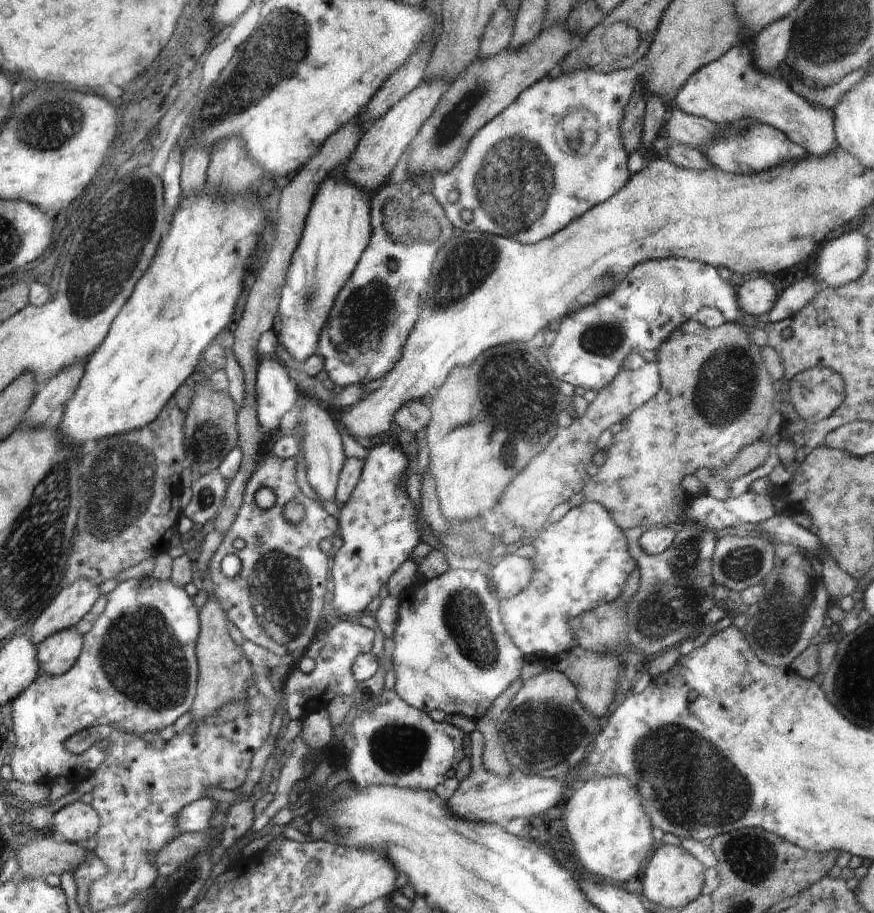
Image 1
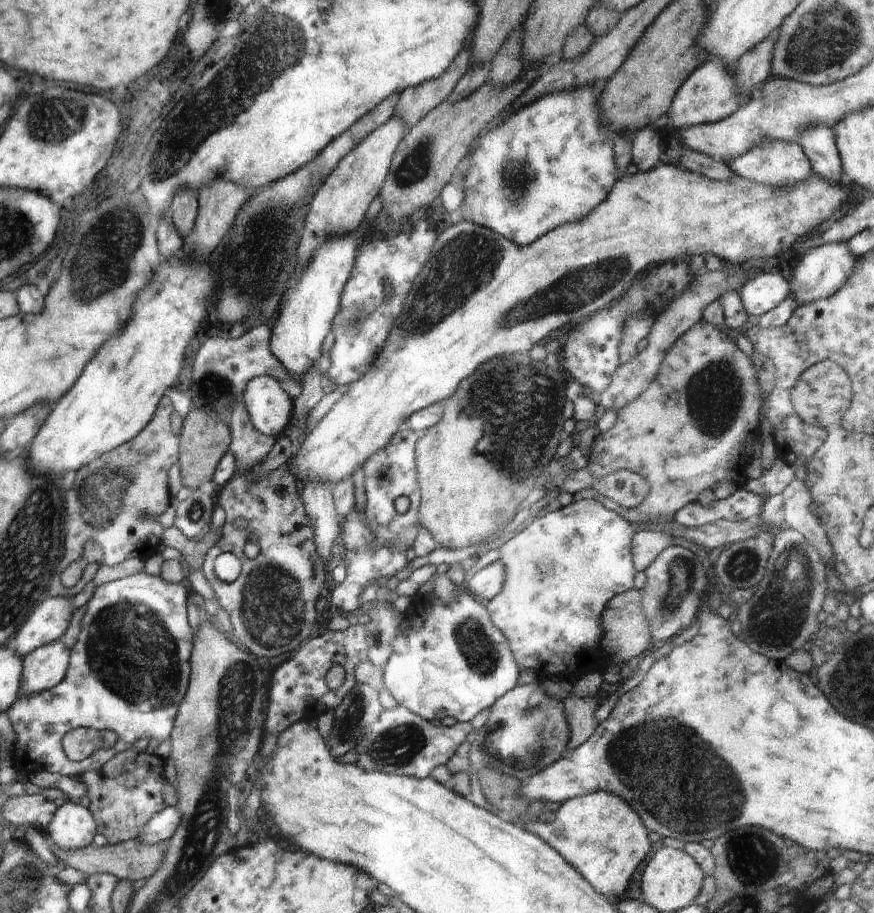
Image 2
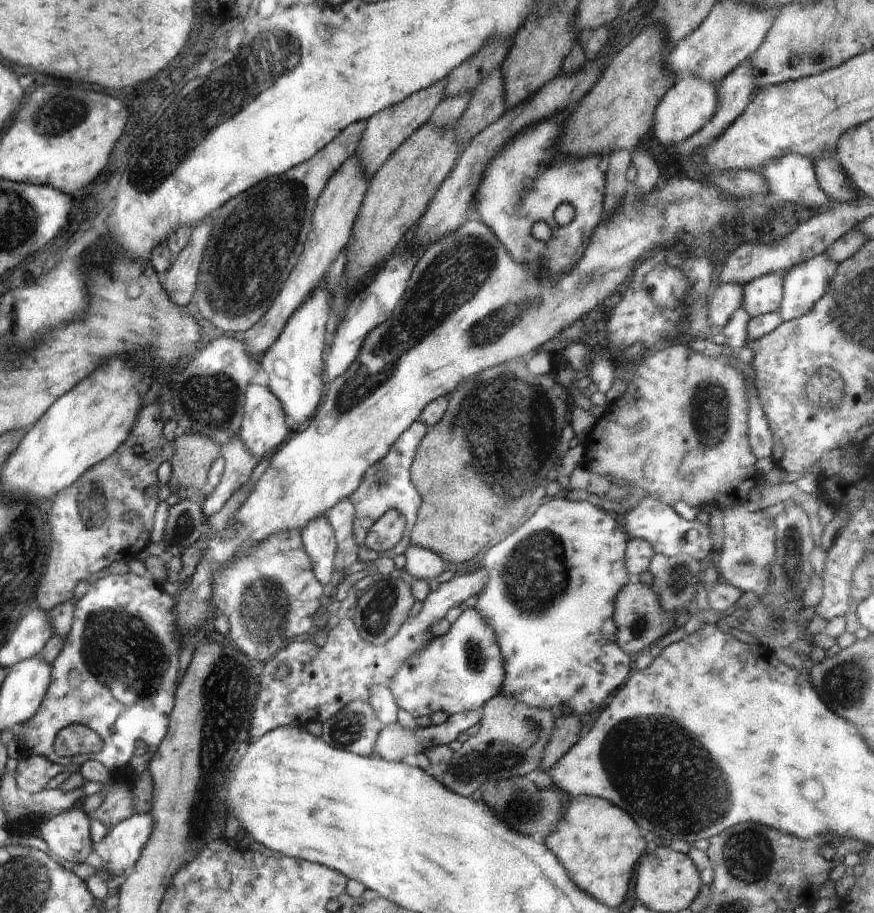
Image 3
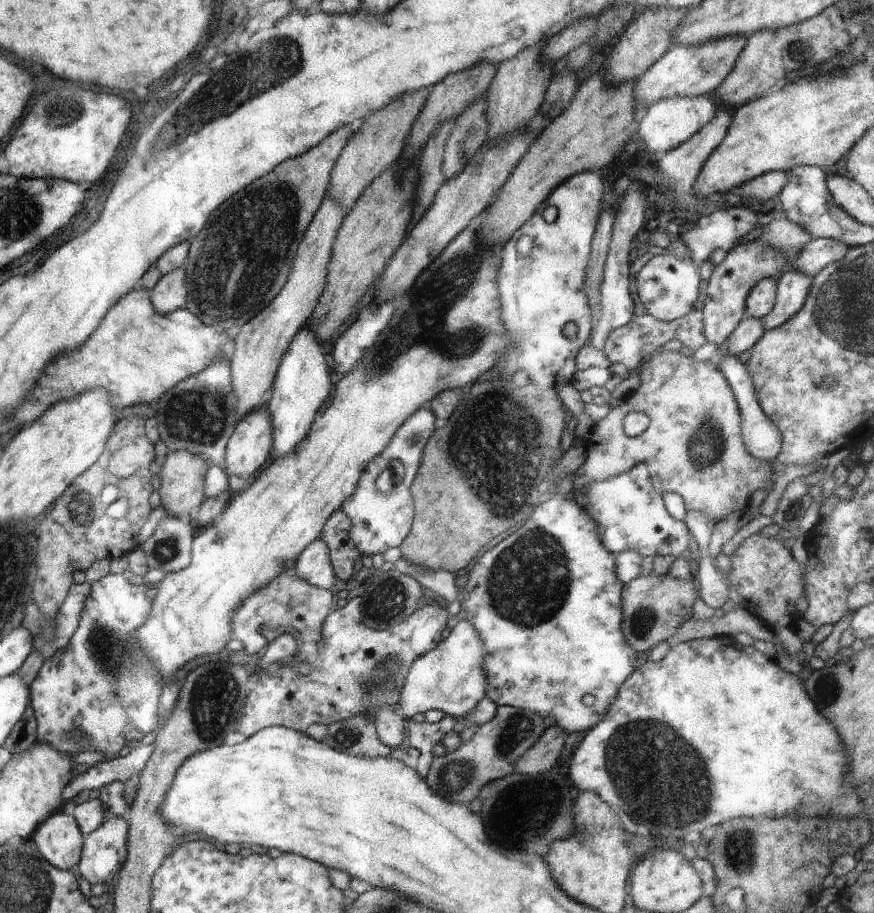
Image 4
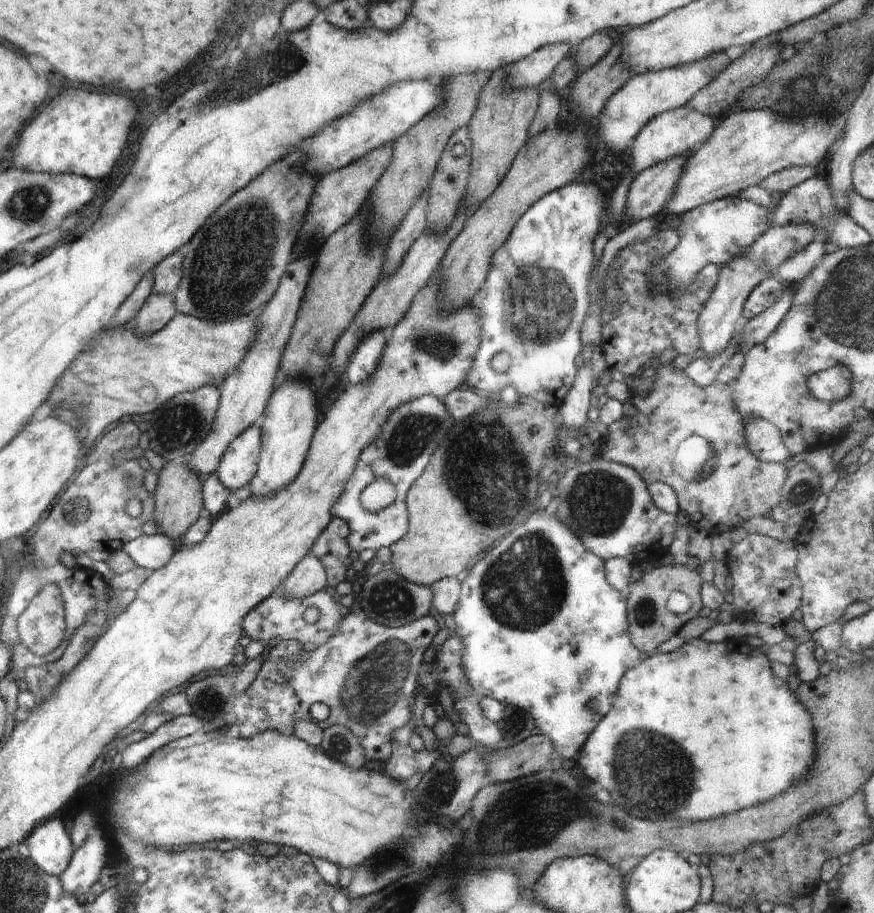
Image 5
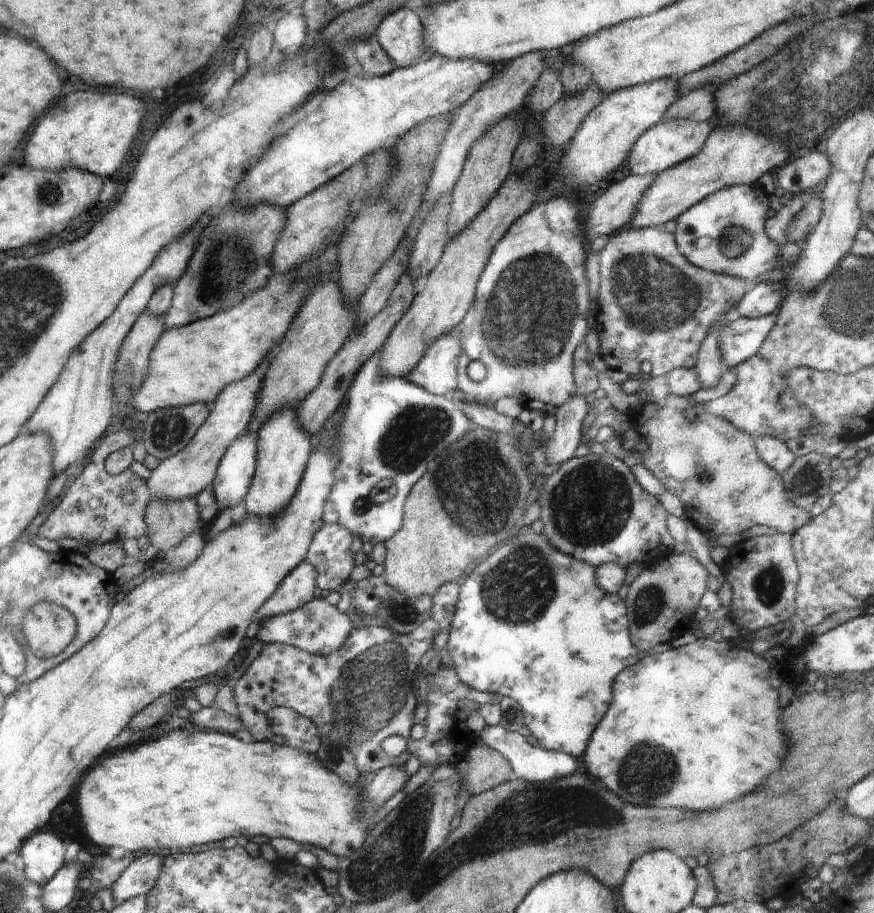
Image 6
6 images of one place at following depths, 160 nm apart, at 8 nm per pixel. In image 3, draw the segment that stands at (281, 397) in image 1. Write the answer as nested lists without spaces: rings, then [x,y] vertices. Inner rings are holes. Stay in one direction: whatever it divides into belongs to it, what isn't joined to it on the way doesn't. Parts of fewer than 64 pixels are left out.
[[[249,384],[245,392],[245,399],[241,411],[243,419],[239,433],[241,441],[250,449],[250,454],[260,459],[268,457],[280,447],[290,433],[292,426],[288,421],[287,414],[275,394],[268,386]]]

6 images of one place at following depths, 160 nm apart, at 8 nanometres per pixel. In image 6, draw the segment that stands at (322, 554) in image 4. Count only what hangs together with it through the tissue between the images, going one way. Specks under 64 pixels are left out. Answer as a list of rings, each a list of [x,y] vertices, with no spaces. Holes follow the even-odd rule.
[[[302,561],[278,585],[276,592],[256,611],[245,637],[257,636],[263,622],[306,606],[314,598],[317,572],[313,564]]]

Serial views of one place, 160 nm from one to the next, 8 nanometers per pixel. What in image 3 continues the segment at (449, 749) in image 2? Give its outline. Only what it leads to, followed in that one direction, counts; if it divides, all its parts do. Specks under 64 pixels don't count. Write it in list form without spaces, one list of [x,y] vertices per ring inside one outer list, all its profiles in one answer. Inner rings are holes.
[[[466,711],[463,713],[454,713],[449,715],[446,722],[439,725],[430,725],[429,727],[419,727],[416,725],[414,728],[406,728],[398,721],[382,727],[381,731],[377,734],[375,743],[373,744],[372,756],[386,759],[387,761],[394,761],[395,763],[410,762],[414,763],[418,754],[427,754],[432,746],[438,744],[449,744],[458,740],[458,736],[462,732],[479,723],[481,719],[480,711]]]

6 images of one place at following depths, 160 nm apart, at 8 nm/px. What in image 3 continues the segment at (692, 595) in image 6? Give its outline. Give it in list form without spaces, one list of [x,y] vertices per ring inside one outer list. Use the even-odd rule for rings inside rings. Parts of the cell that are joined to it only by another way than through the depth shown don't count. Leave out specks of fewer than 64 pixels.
[[[632,579],[626,583],[618,593],[614,611],[614,622],[618,630],[616,631],[616,644],[624,648],[626,654],[632,657],[634,654],[642,654],[655,644],[661,644],[667,630],[676,620],[676,614],[670,615],[659,604],[659,596],[653,592],[651,587]]]

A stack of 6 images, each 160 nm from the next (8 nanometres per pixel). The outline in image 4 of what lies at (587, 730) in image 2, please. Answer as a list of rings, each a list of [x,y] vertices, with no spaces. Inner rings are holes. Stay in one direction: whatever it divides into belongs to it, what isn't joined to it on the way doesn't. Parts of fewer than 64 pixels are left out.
[[[556,725],[544,730],[536,744],[518,760],[518,774],[544,774],[554,768],[561,758],[567,736],[565,730]]]

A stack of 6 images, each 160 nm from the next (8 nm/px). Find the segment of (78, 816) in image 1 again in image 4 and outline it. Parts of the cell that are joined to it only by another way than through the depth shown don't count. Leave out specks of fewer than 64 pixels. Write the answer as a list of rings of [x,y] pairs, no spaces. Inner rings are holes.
[[[61,810],[30,838],[52,866],[70,870],[78,865],[83,852],[83,833],[75,818]]]

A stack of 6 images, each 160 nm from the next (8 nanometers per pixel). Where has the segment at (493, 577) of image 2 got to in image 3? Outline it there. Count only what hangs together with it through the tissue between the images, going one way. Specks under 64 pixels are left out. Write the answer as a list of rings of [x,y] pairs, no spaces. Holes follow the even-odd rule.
[[[485,570],[459,573],[449,581],[434,584],[423,602],[420,613],[406,619],[394,638],[382,646],[367,643],[358,632],[354,621],[347,616],[329,632],[324,646],[313,646],[311,642],[293,640],[264,662],[258,672],[260,692],[257,694],[249,726],[250,740],[264,736],[279,726],[305,726],[310,721],[322,724],[338,710],[353,700],[367,700],[372,685],[390,686],[392,675],[411,654],[434,637],[430,626],[444,618],[449,608],[464,606],[480,595],[487,583]],[[284,664],[288,674],[282,680],[274,678],[274,670]]]

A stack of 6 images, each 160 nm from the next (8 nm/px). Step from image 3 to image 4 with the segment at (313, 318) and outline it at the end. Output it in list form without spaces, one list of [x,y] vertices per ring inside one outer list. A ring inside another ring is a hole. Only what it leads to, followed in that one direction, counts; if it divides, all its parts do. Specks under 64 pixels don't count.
[[[304,326],[292,338],[284,356],[280,359],[266,402],[273,426],[270,459],[276,460],[290,454],[292,449],[306,438],[316,415],[330,400],[335,377],[326,358],[324,346],[311,328]]]

